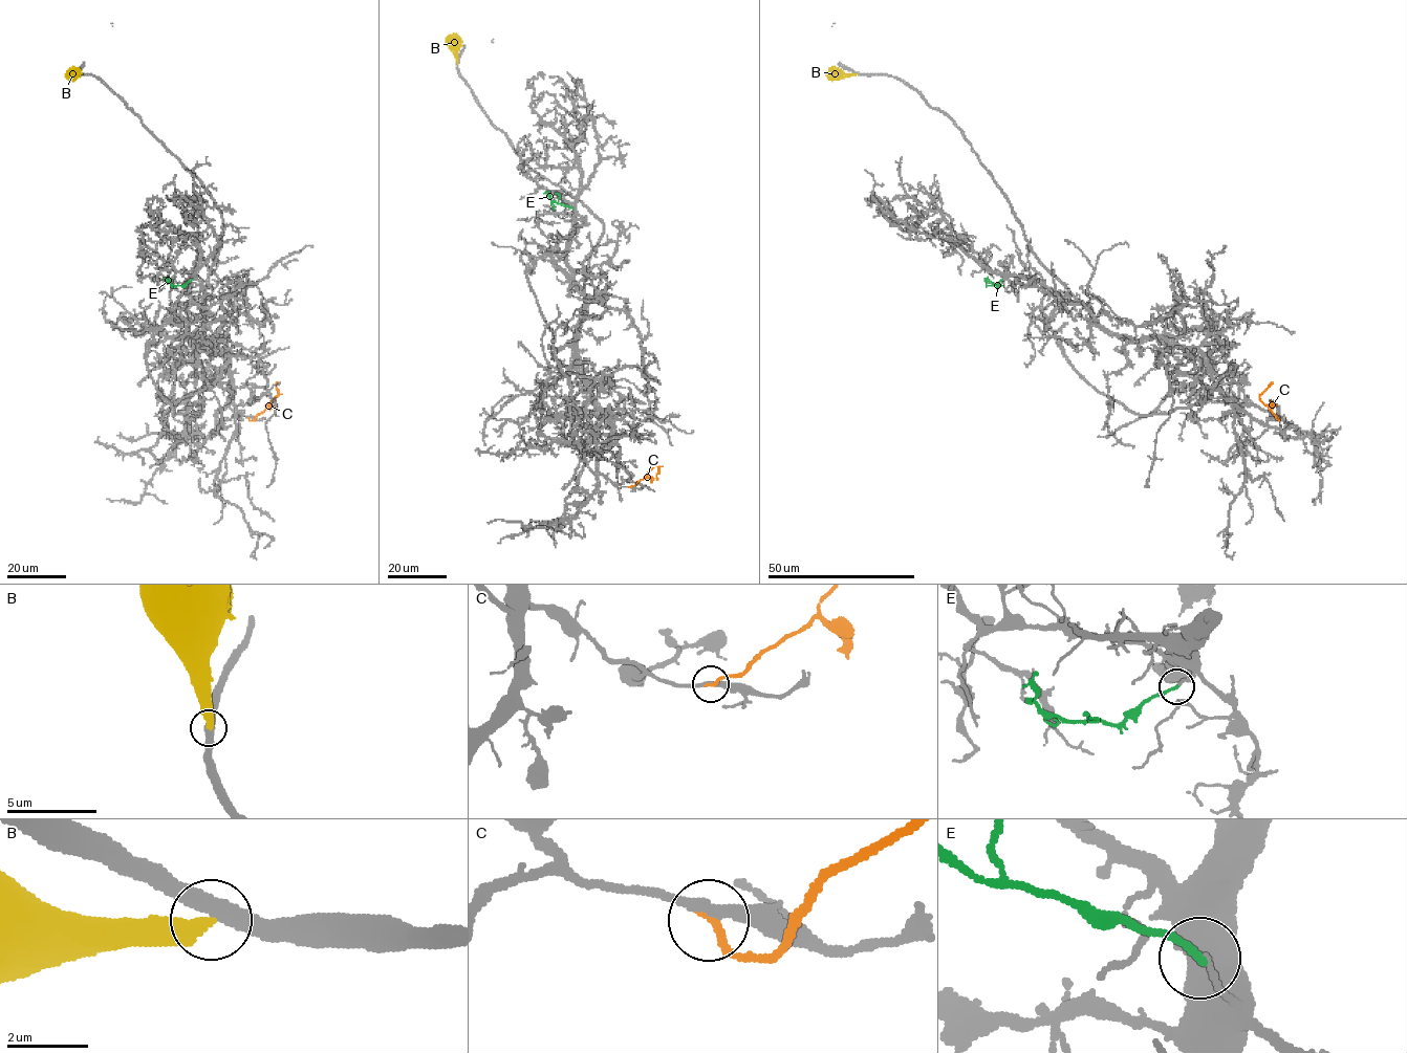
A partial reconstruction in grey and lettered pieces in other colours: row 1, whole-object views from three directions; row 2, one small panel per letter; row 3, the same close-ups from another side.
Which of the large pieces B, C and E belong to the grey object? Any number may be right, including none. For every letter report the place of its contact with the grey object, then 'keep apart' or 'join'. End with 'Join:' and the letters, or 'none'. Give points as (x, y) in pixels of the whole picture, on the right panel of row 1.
B: (856, 73) | keep apart
C: (1280, 418) | keep apart
E: (1001, 280) | keep apart
Join: none

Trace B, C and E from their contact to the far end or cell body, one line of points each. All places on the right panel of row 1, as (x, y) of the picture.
B: (856, 73), (827, 75)
C: (1280, 418), (1278, 420), (1258, 396), (1272, 381)
E: (1002, 280), (997, 286), (987, 282), (987, 278)

